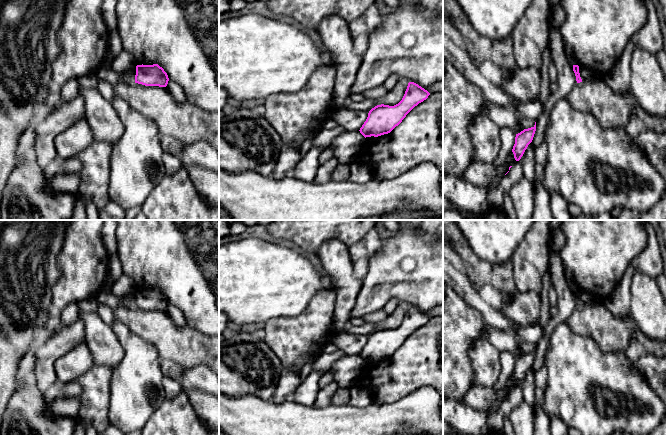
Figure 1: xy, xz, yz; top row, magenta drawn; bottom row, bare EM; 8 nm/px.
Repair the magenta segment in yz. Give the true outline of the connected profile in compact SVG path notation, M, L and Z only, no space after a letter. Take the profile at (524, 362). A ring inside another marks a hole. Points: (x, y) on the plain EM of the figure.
M536 346L533 351L524 353L520 357L516 358L515 368L512 373L516 385L519 385L521 383L528 369L532 366L535 355Z

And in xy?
M158 288L136 290L135 307L145 310L166 311L168 305L167 297Z

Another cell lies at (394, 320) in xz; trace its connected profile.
M400 303L397 308L387 316L385 321L382 323L382 328L389 330L398 328L405 318L408 307L408 304Z

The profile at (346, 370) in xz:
M343 355L325 372L312 370L291 398L300 405L313 407L320 390L319 380L325 373L332 372L334 374L334 381L338 388L349 388L356 382L364 365L365 361L360 355Z

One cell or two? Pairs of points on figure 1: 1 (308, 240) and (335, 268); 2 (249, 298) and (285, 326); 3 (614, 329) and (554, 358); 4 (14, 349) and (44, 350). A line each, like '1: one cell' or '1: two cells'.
1: two cells
2: two cells
3: two cells
4: two cells

